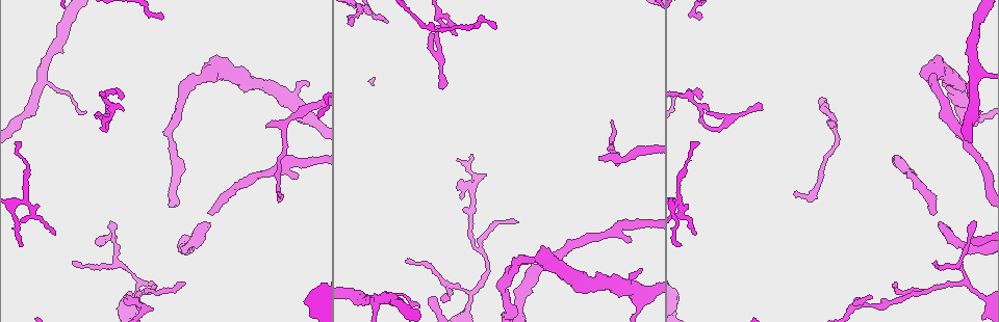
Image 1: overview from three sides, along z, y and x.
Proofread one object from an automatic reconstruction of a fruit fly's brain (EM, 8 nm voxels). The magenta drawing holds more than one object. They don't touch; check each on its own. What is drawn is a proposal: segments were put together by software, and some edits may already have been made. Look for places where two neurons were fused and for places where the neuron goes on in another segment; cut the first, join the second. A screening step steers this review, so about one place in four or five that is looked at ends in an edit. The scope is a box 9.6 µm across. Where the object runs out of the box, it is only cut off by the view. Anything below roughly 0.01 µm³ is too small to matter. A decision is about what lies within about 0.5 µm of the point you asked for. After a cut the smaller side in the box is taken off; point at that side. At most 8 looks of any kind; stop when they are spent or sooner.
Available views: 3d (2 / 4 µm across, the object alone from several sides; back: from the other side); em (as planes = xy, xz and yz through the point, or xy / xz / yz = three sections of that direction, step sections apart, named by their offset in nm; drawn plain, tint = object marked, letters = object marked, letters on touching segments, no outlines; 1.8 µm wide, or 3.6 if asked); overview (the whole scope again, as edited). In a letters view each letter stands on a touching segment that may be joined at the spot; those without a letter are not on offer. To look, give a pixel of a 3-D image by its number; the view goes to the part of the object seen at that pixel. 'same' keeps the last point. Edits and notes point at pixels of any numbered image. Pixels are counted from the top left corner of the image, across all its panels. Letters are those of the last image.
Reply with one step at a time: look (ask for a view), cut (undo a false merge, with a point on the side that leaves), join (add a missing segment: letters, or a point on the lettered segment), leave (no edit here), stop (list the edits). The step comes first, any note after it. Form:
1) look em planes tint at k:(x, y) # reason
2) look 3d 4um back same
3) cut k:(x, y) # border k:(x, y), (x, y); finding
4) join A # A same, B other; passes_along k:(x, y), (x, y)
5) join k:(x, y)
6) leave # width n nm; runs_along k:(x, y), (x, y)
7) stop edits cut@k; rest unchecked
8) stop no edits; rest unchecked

look 3d 4um at 1:(148, 290) # side arm on a straight run

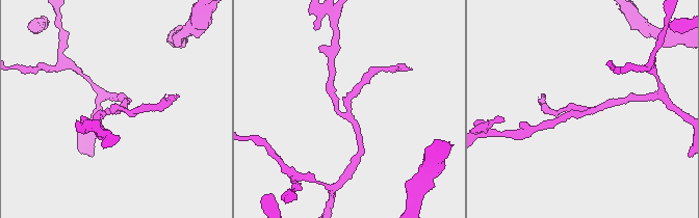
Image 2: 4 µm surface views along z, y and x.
look em 3.6um planes tint at 2:(596, 107) # arms 3; need the tissue

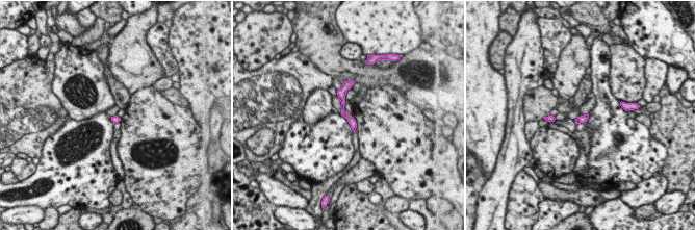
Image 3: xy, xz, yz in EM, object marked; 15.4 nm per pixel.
look em 3.6um planes letters same # what lies round it

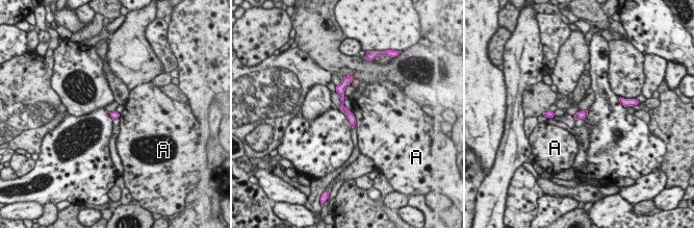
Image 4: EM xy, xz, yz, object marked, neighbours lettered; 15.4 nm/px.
leave # longest_contact A 160 nm; A other; runs_along 4:(345, 82), (342, 107), (353, 122); one neuron here

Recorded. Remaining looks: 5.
look 3d 2um at 1:(600, 160) # free end

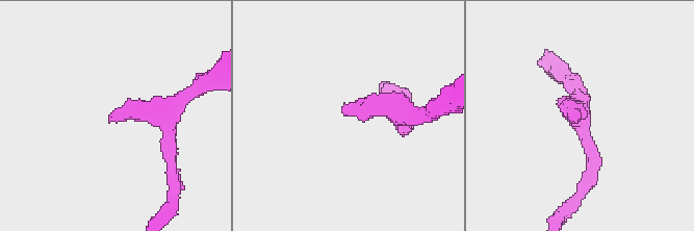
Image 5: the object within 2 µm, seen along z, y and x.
look em xy step 8 letters at 5:(572, 119)

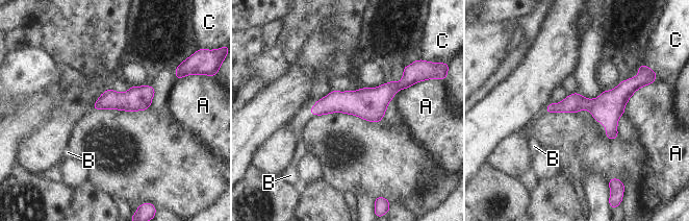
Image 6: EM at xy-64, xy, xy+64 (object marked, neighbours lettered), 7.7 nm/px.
join B # A other, B same, C other; passes_along 6:(336, 101), (311, 107), (298, 124); the neuron continues

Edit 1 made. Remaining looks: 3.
look overview # see it whole again

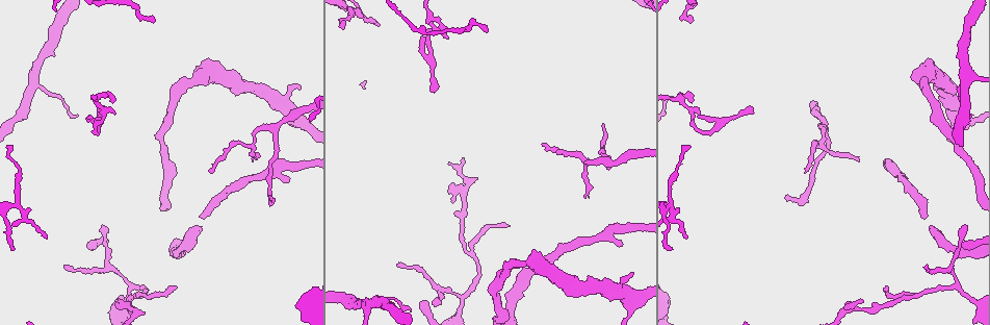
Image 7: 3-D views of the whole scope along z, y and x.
look em 3.6um xz step 8 letters at 7:(619, 243)

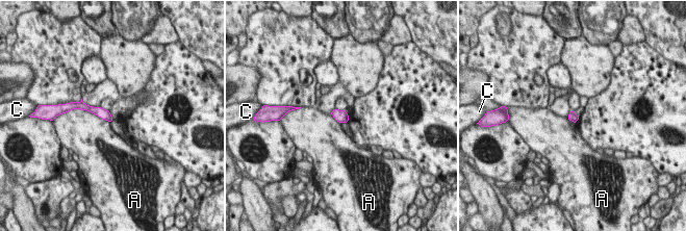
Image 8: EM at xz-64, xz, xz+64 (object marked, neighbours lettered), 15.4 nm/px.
leave # width 140 nm; A other, C other; runs_along 8:(81, 105), (98, 110), (108, 118); no lettered segment goes on from it

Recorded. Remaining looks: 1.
stop edits join@6; rest unchecked

